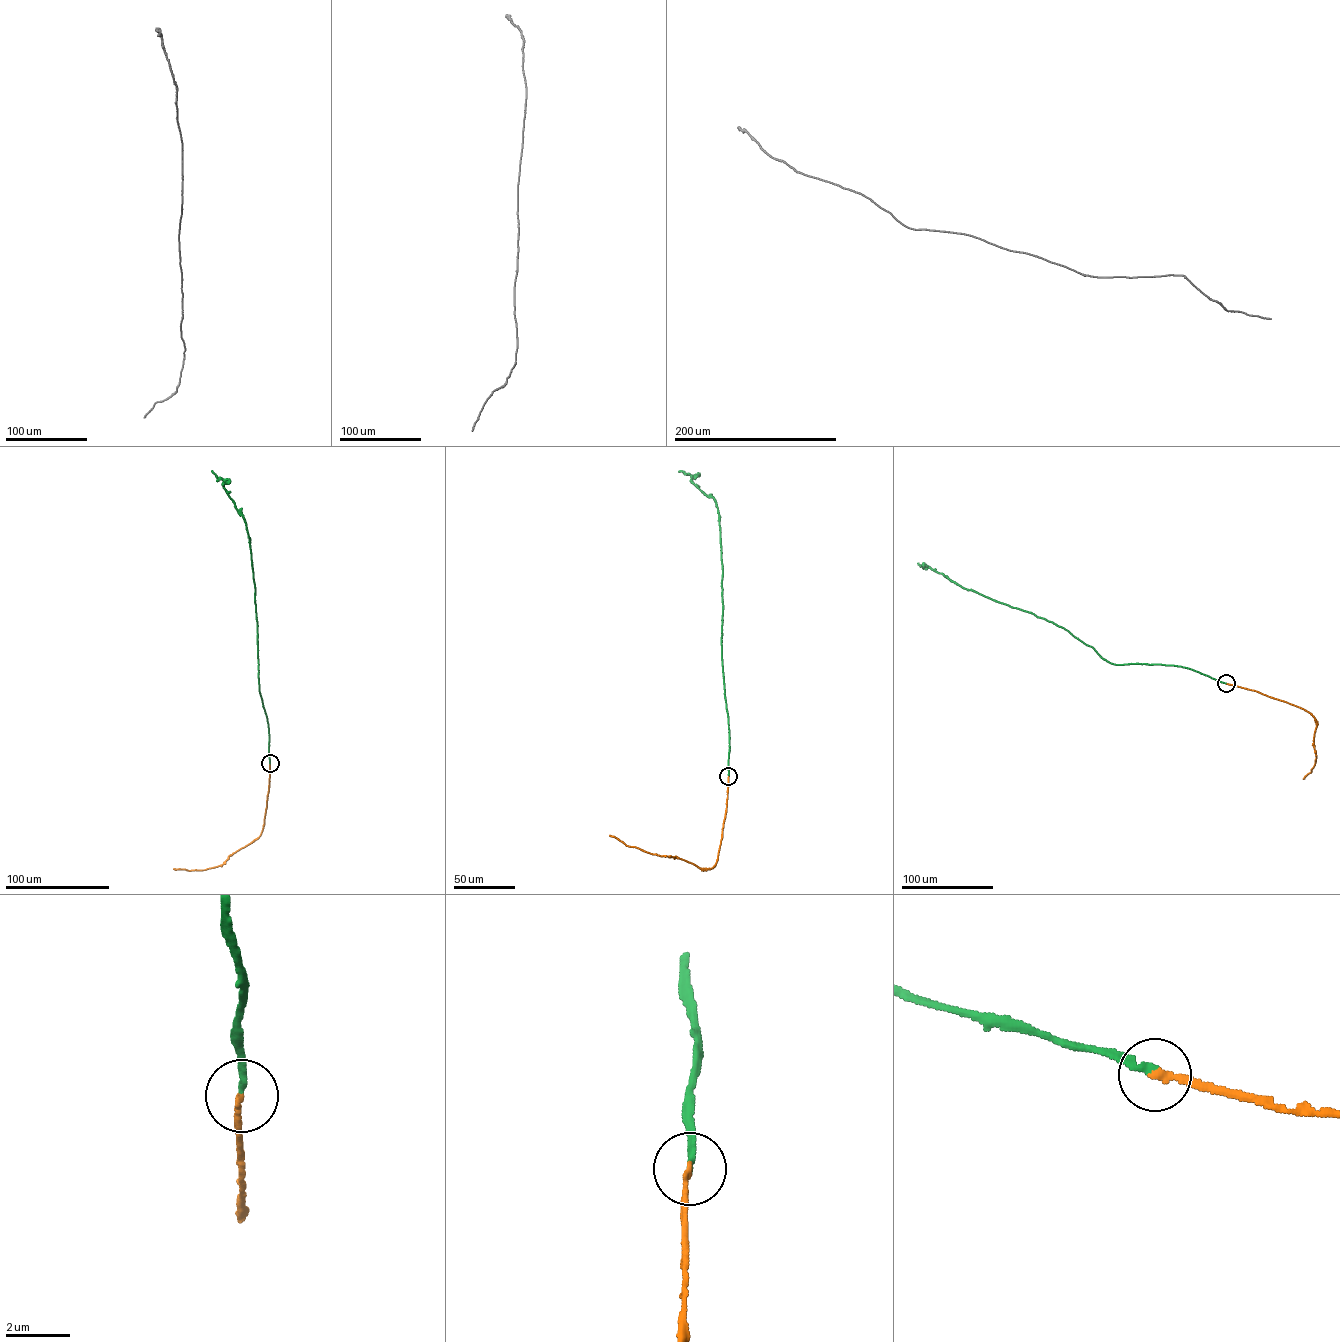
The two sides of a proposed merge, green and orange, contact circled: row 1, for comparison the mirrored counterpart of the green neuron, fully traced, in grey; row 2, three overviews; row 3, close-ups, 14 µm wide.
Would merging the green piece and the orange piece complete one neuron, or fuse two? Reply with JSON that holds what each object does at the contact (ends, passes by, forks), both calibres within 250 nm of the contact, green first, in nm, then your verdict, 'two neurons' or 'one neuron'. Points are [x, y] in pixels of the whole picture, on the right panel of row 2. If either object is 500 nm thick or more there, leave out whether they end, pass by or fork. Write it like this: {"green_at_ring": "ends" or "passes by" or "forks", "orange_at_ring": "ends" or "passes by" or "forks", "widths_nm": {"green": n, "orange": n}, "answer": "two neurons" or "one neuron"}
{"green_at_ring": "ends", "orange_at_ring": "ends", "widths_nm": {"green": 190, "orange": 180}, "answer": "one neuron"}

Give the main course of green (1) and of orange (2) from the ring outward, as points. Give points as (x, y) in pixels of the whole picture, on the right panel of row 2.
1: (1226, 683), (1181, 666), (1109, 663), (1062, 627), (962, 588), (918, 563)
2: (1226, 683), (1286, 702), (1312, 715), (1316, 723), (1313, 744), (1316, 757), (1311, 772), (1303, 779)

